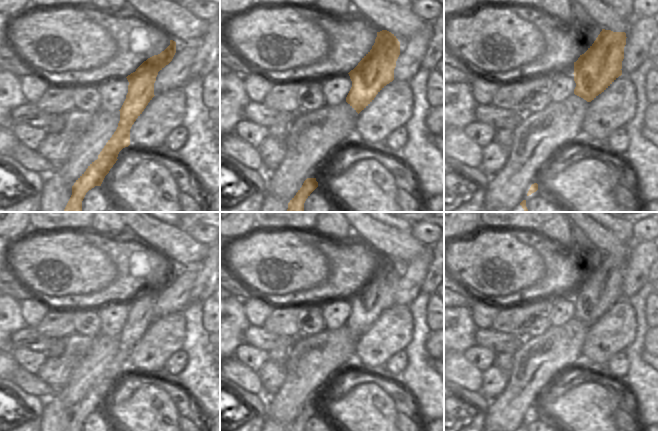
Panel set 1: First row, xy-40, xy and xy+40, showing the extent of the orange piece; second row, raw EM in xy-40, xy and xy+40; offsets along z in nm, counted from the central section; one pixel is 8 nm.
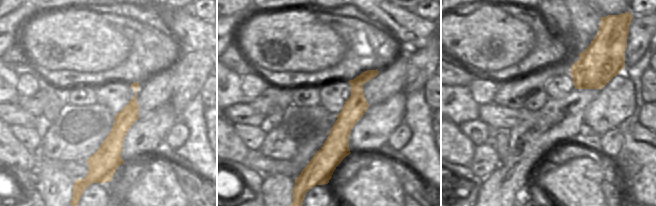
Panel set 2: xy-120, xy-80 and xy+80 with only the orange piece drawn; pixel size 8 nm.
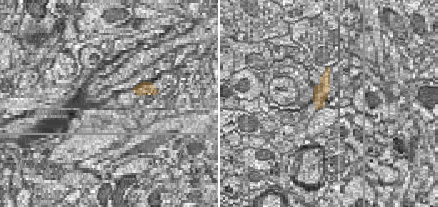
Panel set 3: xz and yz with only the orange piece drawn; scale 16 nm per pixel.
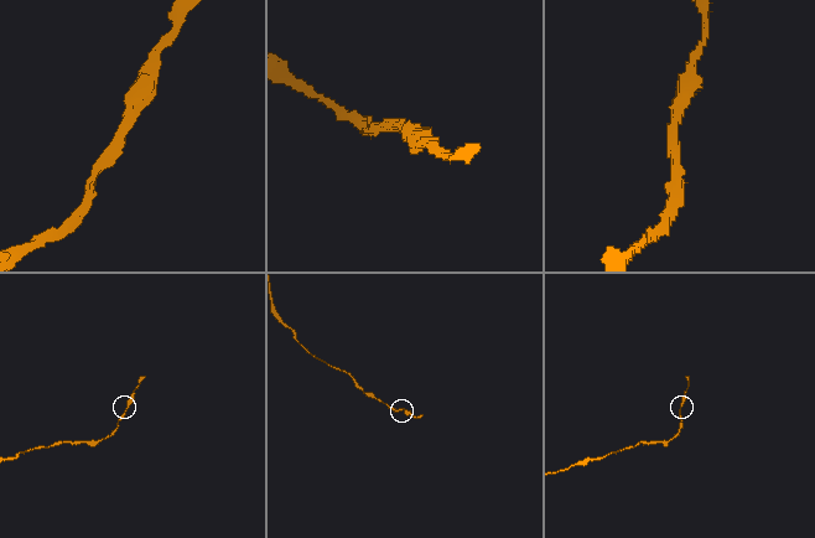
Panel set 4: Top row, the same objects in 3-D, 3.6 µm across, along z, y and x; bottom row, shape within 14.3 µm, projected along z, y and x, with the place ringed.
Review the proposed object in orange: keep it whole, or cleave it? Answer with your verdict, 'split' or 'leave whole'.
leave whole

